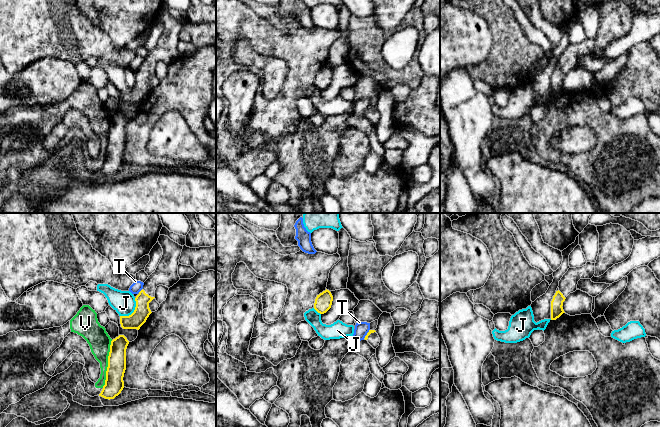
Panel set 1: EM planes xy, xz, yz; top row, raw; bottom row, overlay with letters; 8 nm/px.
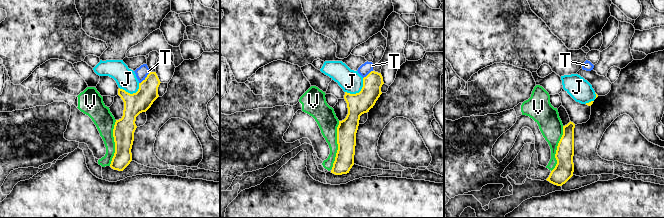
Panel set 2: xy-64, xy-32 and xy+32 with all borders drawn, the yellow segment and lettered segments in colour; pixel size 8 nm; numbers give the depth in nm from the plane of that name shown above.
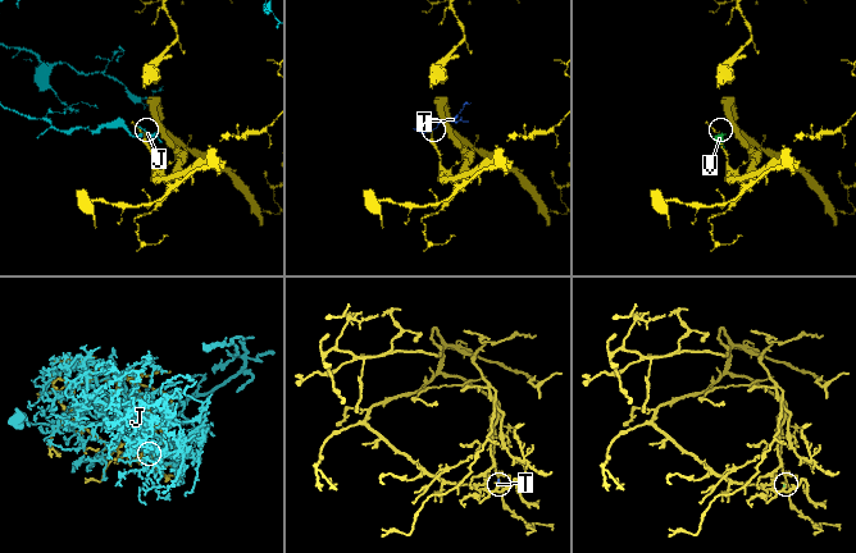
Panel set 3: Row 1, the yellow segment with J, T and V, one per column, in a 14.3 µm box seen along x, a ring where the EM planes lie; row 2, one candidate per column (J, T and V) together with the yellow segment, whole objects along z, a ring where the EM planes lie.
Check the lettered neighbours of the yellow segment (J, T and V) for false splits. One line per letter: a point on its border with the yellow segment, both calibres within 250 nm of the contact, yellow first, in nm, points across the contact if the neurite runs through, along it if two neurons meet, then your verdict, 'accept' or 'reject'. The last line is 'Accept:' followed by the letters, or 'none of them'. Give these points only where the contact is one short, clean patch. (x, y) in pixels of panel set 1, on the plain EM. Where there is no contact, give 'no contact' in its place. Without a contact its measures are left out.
J: xy (134, 87) | 130/180 nm | reject
T: xy (141, 66) | 130/90 nm | along xy (142, 64), (138, 68) | reject
V: xy (108, 140) | 160/180 nm | reject
Accept: none of them

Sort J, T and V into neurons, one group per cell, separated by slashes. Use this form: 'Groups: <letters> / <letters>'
Groups: J / T / V

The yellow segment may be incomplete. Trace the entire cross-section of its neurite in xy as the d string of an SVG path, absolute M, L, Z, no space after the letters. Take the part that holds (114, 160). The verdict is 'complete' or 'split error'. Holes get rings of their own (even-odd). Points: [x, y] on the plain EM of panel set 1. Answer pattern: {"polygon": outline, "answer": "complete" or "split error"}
{"polygon": "M119 111L111 117L108 132L105 161L99 172L114 175L124 164L124 149L126 146L126 125L129 117L124 111Z", "answer": "complete"}

